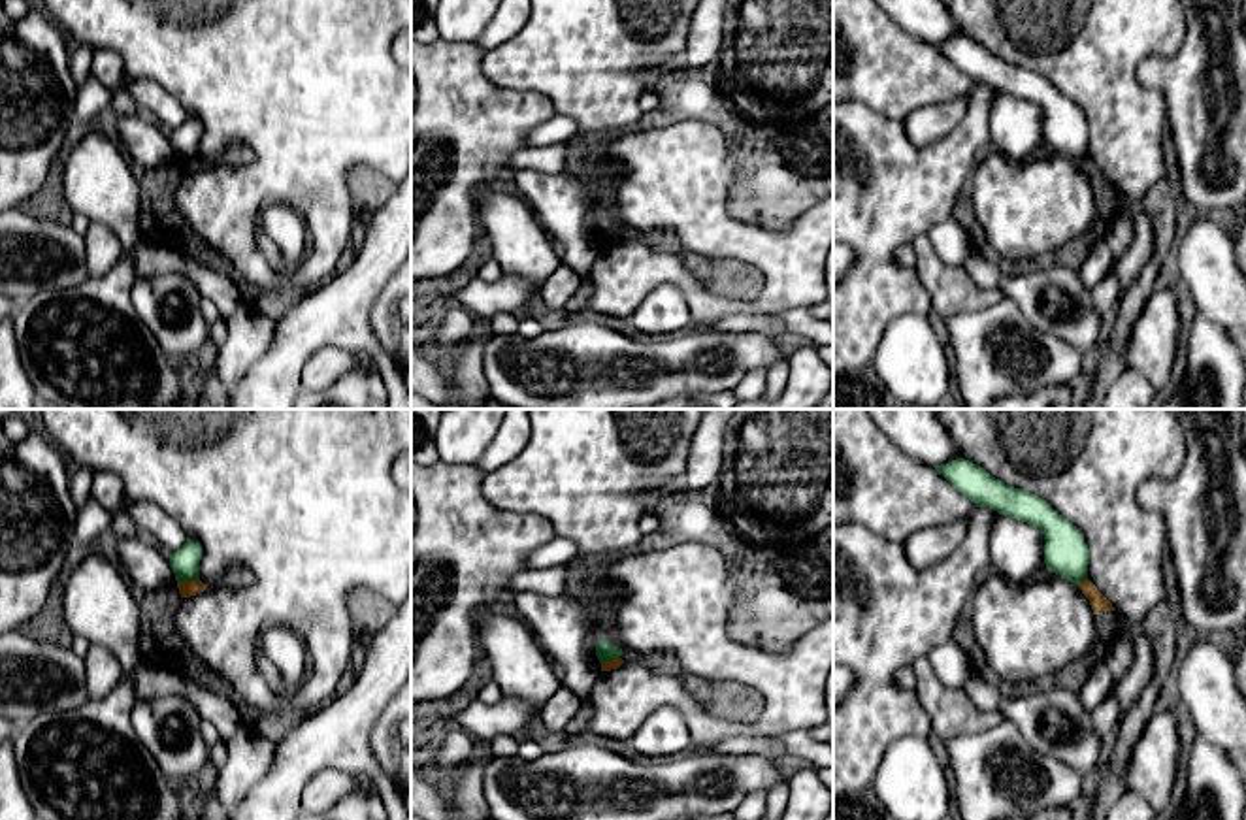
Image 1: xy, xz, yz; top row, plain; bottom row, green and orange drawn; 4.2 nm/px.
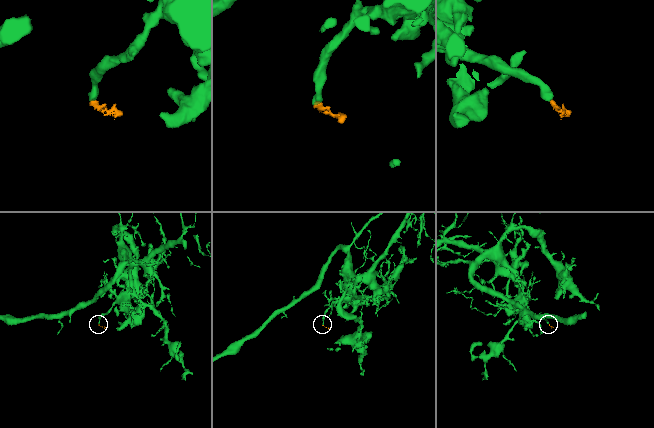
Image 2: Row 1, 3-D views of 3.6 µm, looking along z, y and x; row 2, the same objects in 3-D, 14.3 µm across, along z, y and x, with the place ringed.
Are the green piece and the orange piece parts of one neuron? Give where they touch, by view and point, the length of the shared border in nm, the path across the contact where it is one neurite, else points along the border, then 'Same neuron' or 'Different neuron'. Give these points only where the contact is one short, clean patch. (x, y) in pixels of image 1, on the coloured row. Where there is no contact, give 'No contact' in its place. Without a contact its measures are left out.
Touches green at xy (187, 579). Shared border 100 nm. Boundary: xy (198, 577), (178, 585). Different neuron

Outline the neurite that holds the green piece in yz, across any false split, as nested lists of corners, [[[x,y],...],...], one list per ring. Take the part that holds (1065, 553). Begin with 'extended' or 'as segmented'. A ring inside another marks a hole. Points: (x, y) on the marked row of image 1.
as segmented; [[[965,458],[933,466],[956,490],[976,507],[1033,524],[1044,535],[1046,569],[1080,584],[1088,579],[1090,549],[1078,528],[1057,515],[1044,500],[1005,484],[984,467]]]

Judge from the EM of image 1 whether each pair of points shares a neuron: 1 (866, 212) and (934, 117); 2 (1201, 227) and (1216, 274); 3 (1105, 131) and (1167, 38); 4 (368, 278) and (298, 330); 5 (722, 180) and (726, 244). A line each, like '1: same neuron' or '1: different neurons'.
1: different neurons
2: same neuron
3: same neuron
4: same neuron
5: same neuron

